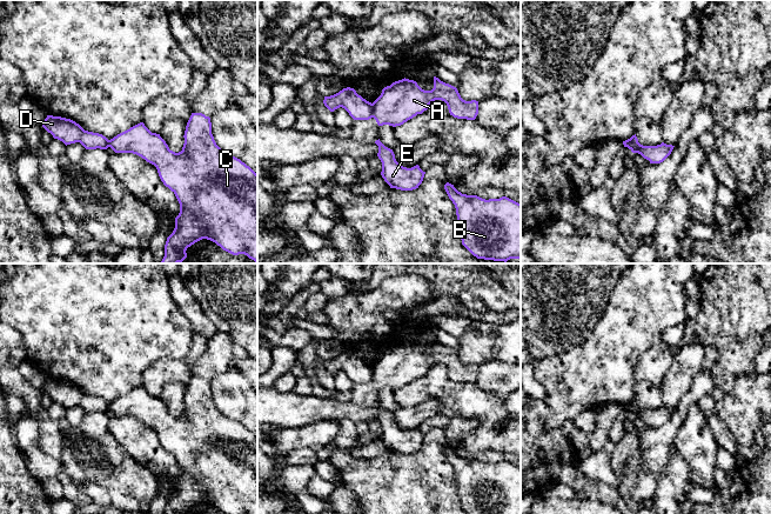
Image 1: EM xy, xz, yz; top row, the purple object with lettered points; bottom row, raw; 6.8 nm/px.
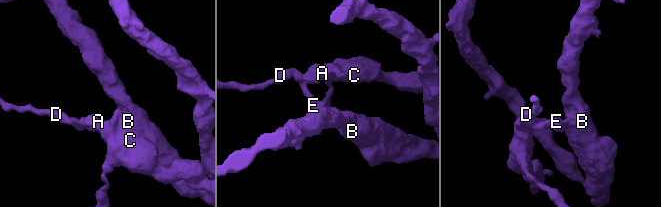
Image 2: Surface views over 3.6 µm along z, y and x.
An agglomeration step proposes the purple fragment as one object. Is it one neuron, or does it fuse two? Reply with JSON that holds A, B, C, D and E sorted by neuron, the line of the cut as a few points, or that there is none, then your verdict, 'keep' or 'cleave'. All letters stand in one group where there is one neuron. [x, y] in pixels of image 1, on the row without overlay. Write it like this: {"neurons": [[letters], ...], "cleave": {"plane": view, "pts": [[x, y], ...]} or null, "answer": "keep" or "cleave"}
{"neurons": [["A", "C"], ["B", "D", "E"]], "cleave": {"plane": "xz", "pts": [[371, 367], [373, 380]]}, "answer": "cleave"}

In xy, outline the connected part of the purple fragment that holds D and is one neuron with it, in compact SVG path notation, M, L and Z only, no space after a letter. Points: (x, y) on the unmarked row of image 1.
M47 379L42 390L51 396L54 402L62 405L66 409L80 406L86 413L107 413L109 410L109 403L106 400L85 394L71 382Z

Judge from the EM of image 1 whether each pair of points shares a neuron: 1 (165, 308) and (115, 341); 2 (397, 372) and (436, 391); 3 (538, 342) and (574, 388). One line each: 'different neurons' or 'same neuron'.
1: same neuron
2: different neurons
3: different neurons

